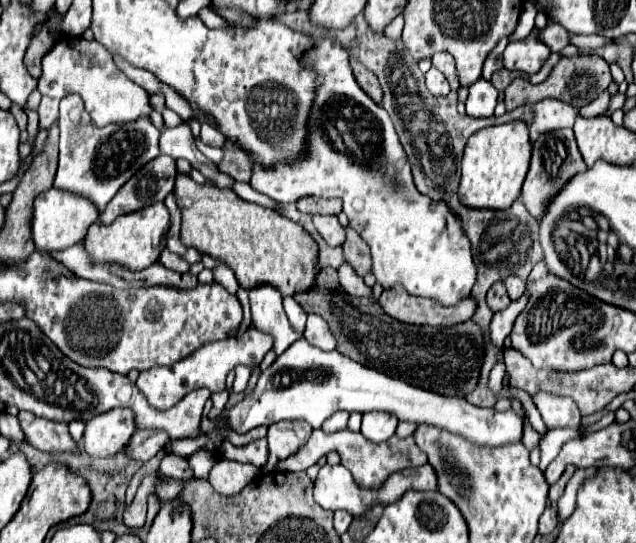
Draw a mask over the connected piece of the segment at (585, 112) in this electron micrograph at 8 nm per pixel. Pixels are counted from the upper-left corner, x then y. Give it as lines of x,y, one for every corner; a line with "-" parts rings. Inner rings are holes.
604,92
604,94
600,94
594,102
586,104
586,106
580,110
580,114
582,114
584,118
604,116
604,114
606,114
606,110
608,110
608,104
610,104
610,96
608,96
608,92

